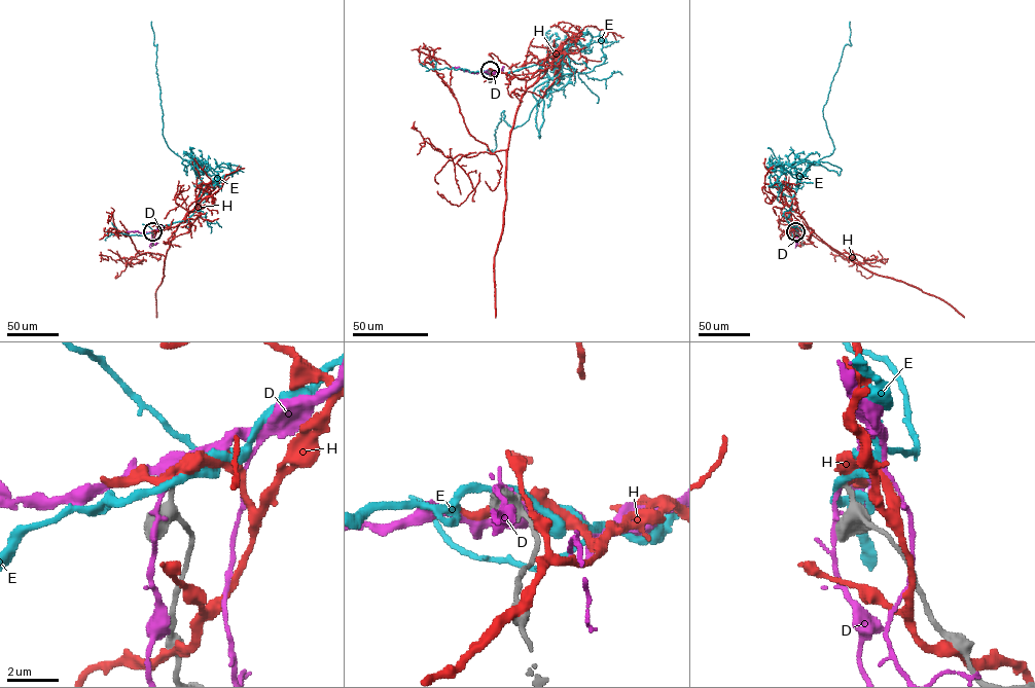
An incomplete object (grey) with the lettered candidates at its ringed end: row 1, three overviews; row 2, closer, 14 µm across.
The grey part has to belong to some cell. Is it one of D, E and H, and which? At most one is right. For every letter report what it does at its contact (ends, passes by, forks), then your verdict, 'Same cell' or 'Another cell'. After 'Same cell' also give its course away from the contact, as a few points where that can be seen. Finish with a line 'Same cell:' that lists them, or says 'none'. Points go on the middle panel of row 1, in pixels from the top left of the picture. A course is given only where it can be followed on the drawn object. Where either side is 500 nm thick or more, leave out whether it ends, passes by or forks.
D: It passes by. Another cell
E: It passes by. Another cell
H: It passes by. Another cell
Same cell: none

